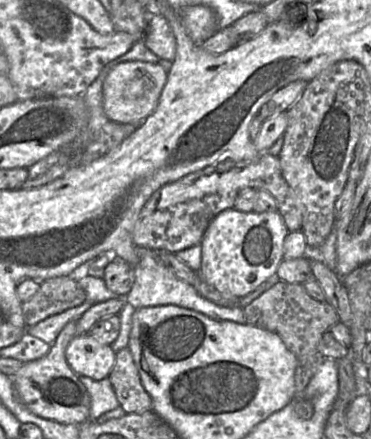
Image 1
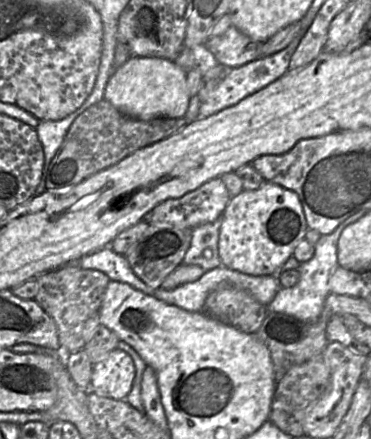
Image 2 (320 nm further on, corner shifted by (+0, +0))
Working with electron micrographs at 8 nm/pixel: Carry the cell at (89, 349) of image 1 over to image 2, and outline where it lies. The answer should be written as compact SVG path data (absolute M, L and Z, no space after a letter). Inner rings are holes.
M116 348L101 361L93 364L89 391L116 400L129 394L135 378L133 359Z

